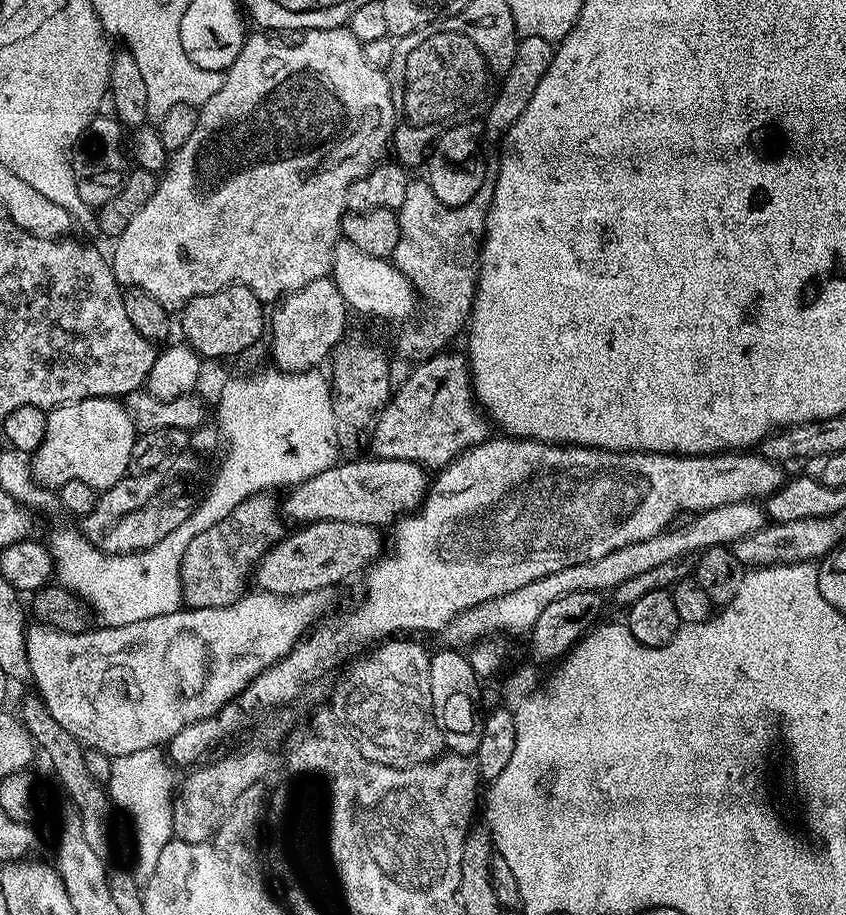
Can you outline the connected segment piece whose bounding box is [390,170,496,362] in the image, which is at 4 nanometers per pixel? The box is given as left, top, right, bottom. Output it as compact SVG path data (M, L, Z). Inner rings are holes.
M485 171L482 178L482 186L478 186L478 194L470 198L457 208L448 208L438 198L434 198L434 190L423 179L413 179L409 183L402 206L396 212L398 218L398 246L393 250L390 260L395 264L396 269L404 275L412 287L416 289L416 295L421 301L428 303L428 317L421 324L408 328L396 344L400 347L399 355L412 362L427 360L428 357L436 355L437 352L445 351L448 344L456 335L465 331L472 311L472 299L476 296L476 273L480 263L480 245L484 242L484 228L488 211L494 198L496 189L495 171Z

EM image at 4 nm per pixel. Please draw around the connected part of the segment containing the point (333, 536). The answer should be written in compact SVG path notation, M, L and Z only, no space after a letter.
M314 520L297 528L300 529L285 535L256 565L254 584L259 591L297 596L323 588L335 589L335 584L350 579L355 572L363 573L380 559L386 548L385 537L384 540L380 537L381 529L362 522Z

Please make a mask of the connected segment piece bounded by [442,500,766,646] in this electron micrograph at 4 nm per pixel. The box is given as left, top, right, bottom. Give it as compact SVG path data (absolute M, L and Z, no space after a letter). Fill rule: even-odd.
M743 500L730 502L730 506L718 506L714 510L706 510L693 515L684 529L673 527L671 530L659 532L654 538L646 538L642 542L634 542L630 546L622 546L622 550L614 550L597 560L582 562L578 566L566 566L566 570L554 570L554 574L546 574L546 578L537 578L526 586L518 586L518 590L510 590L502 598L488 600L485 604L474 606L465 612L459 612L442 633L443 643L448 646L471 646L487 637L495 637L502 632L512 636L531 633L534 622L538 622L542 610L558 598L565 598L579 592L607 593L613 588L622 586L626 578L634 578L645 570L654 570L654 566L662 566L662 562L670 562L670 558L678 558L685 554L699 554L708 548L730 546L750 534L754 534L766 523L766 512L757 503Z

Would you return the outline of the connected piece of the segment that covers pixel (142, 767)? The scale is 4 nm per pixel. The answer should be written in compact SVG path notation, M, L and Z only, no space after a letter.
M160 748L134 750L134 754L113 756L110 778L106 785L113 805L119 811L121 808L132 823L132 832L136 835L135 871L141 872L140 874L152 872L154 866L158 866L162 846L166 846L174 838L172 831L174 786L172 788L172 776L164 769L163 763L165 764L165 761L162 759Z

